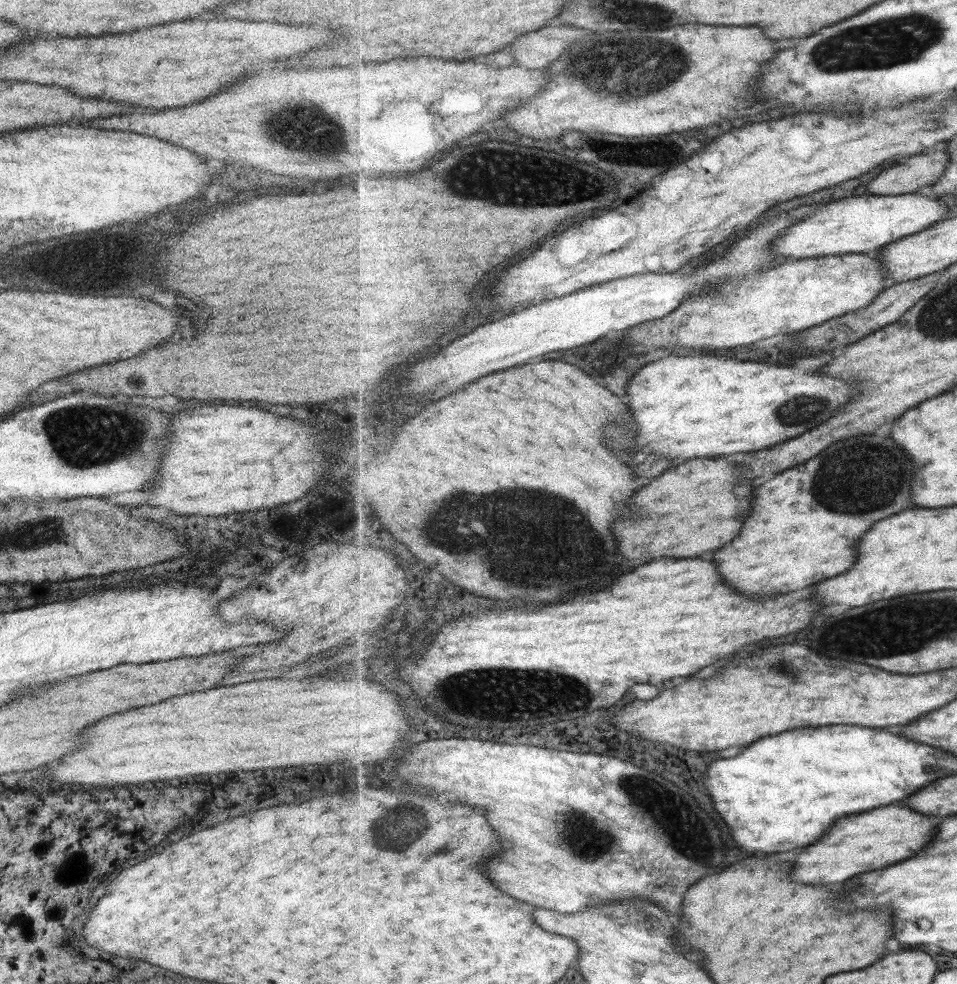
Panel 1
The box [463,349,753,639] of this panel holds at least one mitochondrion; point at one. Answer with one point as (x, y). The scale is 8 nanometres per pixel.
(558, 507)

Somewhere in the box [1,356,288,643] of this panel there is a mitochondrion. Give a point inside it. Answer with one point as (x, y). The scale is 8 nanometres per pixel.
(99, 434)

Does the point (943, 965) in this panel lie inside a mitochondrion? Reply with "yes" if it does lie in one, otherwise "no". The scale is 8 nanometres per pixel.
no

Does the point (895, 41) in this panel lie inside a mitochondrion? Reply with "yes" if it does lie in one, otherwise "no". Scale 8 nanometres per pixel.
yes

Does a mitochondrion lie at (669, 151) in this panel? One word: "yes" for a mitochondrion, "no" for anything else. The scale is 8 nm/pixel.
no

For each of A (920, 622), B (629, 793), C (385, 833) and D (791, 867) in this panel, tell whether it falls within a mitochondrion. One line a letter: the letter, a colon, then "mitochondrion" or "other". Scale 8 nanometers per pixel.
A: mitochondrion
B: mitochondrion
C: mitochondrion
D: other

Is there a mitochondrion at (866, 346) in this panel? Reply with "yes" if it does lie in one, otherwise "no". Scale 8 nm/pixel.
no

